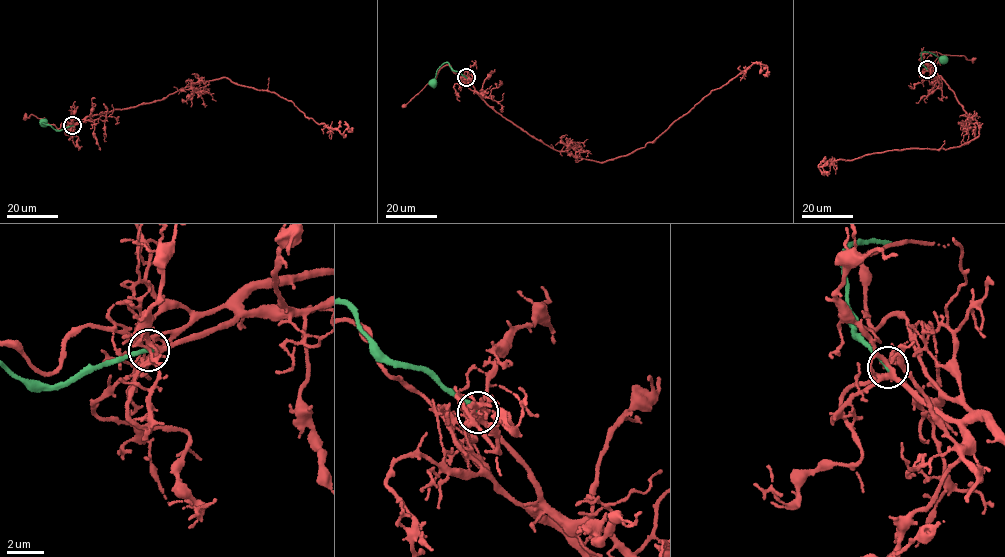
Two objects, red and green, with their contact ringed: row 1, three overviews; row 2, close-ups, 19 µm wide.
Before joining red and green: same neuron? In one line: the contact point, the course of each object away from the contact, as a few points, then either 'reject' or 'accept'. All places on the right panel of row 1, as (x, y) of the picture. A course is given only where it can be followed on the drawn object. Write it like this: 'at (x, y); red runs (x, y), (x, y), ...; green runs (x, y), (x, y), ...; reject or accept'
at (927, 69); red runs (927, 69), (976, 120), (978, 137), (946, 150), (895, 149), (850, 161), (823, 161), (818, 166), (830, 174); green runs (927, 69), (922, 65), (922, 51), (933, 54), (941, 62), (944, 59); reject

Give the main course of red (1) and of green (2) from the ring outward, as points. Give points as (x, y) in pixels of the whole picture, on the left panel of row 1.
1: (73, 125), (88, 117), (151, 103), (182, 88), (223, 77), (274, 93), (317, 124), (341, 134), (350, 129)
2: (73, 125), (57, 130), (44, 122)

